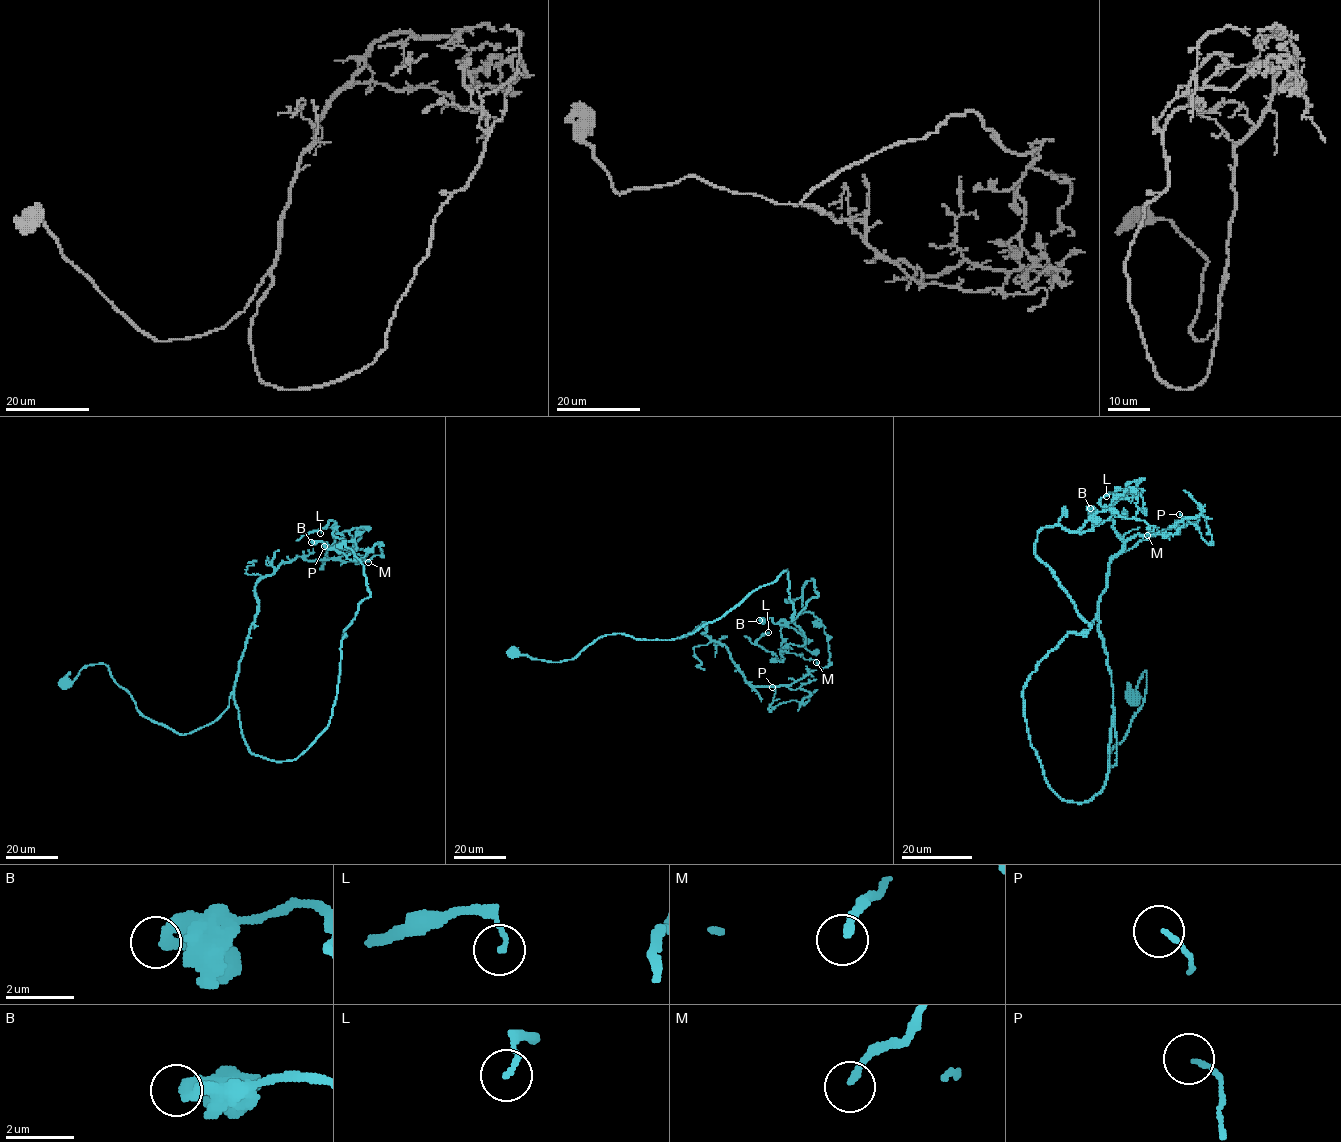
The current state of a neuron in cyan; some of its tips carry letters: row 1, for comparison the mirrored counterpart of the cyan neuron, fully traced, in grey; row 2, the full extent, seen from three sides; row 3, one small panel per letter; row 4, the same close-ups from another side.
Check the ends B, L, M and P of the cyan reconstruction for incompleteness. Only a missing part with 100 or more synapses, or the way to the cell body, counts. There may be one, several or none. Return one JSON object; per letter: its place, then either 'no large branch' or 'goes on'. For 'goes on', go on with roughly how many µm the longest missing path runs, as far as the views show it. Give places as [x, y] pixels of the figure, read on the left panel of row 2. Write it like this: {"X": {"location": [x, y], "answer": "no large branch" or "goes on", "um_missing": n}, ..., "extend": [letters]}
{"B": {"location": [311, 542], "answer": "no large branch"}, "L": {"location": [320, 533], "answer": "no large branch"}, "M": {"location": [368, 562], "answer": "no large branch"}, "P": {"location": [324, 546], "answer": "no large branch"}, "extend": []}

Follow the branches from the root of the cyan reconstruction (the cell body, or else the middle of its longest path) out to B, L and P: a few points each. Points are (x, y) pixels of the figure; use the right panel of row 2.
B: (1132, 698), (1145, 671), (1104, 788), (1063, 800), (1023, 689), (1090, 626), (1035, 541), (1090, 508)
L: (1132, 698), (1145, 671), (1104, 788), (1063, 800), (1023, 689), (1090, 626), (1035, 541), (1142, 479), (1106, 496)
P: (1132, 698), (1145, 671), (1112, 767), (1107, 565), (1198, 507), (1212, 541), (1179, 514)

